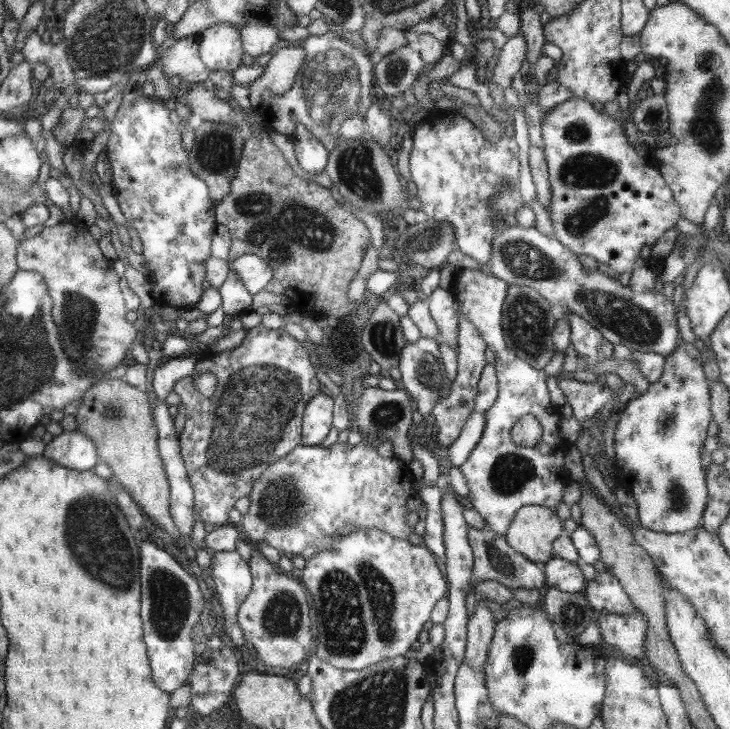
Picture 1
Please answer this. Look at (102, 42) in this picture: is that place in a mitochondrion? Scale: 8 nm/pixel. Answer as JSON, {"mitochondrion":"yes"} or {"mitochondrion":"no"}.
{"mitochondrion":"yes"}

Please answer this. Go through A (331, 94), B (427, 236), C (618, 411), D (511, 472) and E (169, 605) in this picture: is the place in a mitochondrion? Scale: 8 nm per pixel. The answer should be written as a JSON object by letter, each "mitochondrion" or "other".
{"A":"mitochondrion","B":"mitochondrion","C":"other","D":"mitochondrion","E":"mitochondrion"}

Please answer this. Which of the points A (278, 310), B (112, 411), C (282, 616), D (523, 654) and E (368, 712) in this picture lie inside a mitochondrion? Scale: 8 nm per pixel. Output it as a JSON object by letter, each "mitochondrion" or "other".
{"A":"other","B":"mitochondrion","C":"mitochondrion","D":"mitochondrion","E":"mitochondrion"}

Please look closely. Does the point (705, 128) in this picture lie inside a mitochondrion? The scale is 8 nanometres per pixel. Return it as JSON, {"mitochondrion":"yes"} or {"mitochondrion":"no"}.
{"mitochondrion":"yes"}

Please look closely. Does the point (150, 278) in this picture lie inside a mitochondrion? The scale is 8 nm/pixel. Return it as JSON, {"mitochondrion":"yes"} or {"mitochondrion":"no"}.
{"mitochondrion":"no"}

